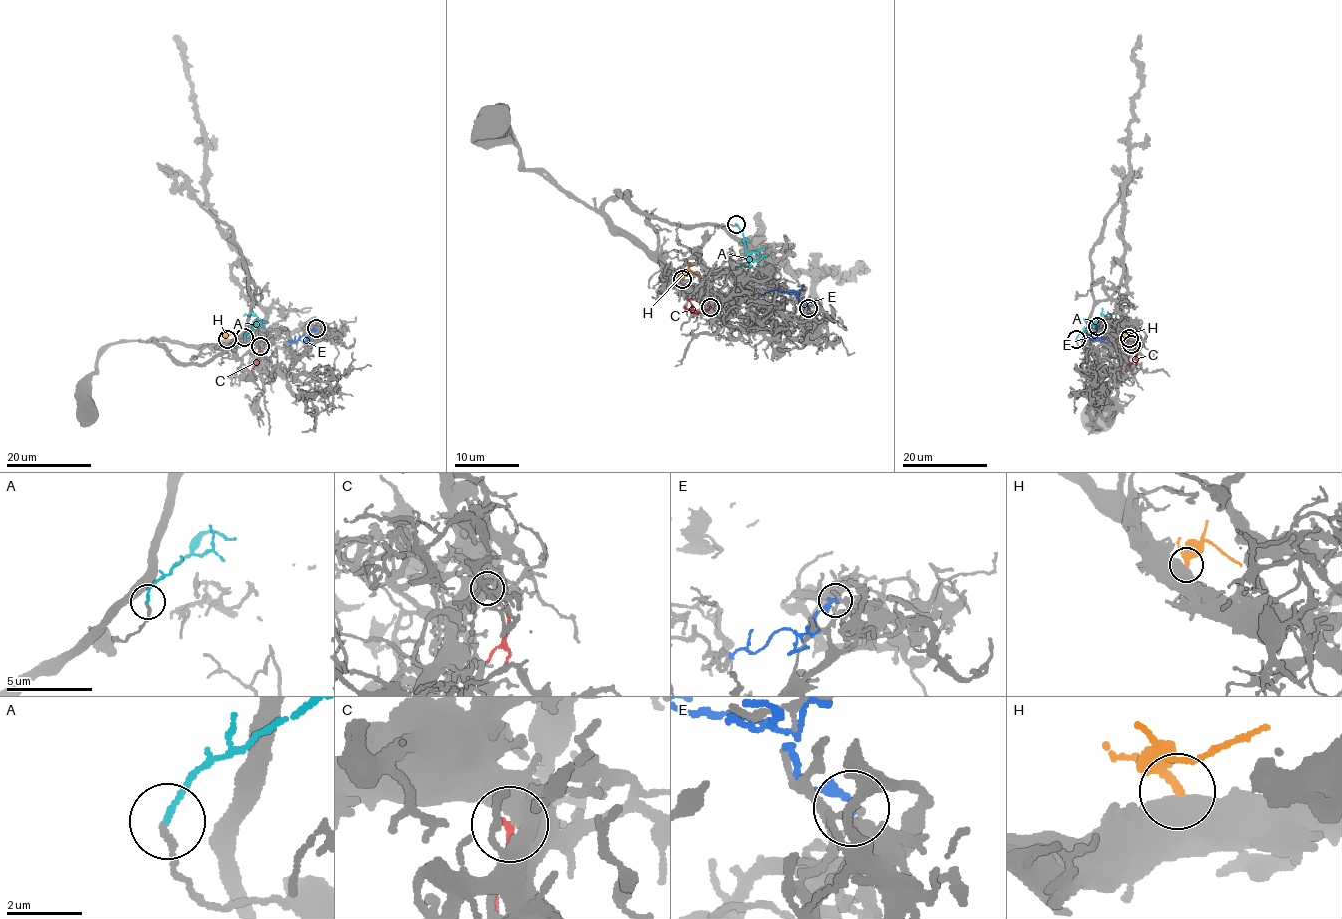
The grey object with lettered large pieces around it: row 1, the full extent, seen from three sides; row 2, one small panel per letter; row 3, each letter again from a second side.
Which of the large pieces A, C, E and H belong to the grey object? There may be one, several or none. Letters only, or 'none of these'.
C

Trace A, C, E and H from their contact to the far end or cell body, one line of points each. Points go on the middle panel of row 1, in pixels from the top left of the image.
A: (736, 224), (751, 267), (736, 266), (729, 271)
C: (710, 308), (696, 312), (686, 297)
E: (808, 308), (789, 292), (769, 290), (762, 295)
H: (682, 278), (691, 270), (702, 280)

